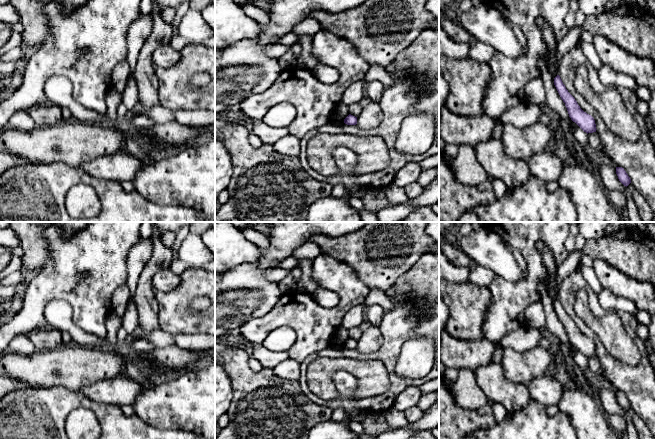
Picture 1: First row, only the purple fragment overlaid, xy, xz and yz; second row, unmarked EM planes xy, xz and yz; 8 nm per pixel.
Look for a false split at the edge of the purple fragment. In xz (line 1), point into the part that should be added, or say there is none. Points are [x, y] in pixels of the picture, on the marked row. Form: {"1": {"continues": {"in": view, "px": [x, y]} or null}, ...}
{"1": {"continues": null}}

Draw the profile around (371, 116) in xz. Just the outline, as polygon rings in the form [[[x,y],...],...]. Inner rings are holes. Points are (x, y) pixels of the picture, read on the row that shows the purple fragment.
[[[371,101],[363,107],[362,112],[357,117],[357,126],[363,130],[376,128],[383,120],[383,111],[379,102]]]

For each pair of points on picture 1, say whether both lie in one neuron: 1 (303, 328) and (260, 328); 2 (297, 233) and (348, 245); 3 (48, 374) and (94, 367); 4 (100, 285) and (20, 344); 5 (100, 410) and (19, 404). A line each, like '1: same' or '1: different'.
1: same
2: different
3: same
4: different
5: same

